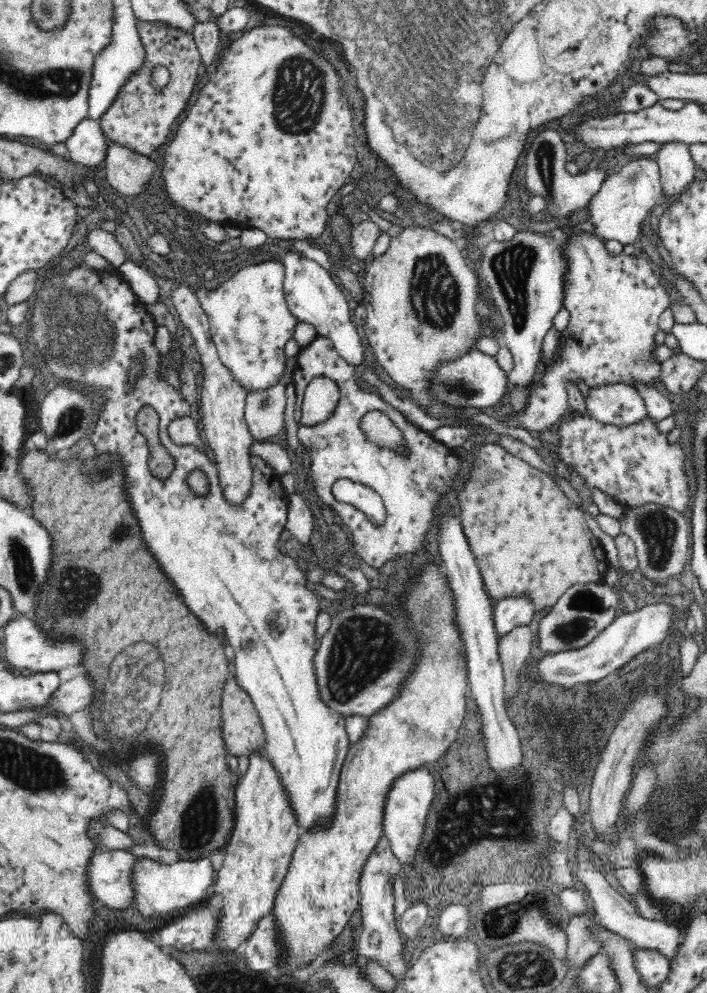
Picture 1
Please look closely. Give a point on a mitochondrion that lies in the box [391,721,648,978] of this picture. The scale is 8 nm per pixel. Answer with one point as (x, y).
(497, 808)

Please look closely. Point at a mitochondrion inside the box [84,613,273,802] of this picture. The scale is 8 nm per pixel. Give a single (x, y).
(139, 706)

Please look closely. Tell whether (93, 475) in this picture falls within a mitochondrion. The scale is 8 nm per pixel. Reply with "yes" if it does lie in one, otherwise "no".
yes

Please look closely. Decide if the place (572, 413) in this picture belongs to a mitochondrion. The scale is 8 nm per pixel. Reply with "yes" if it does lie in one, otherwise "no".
no

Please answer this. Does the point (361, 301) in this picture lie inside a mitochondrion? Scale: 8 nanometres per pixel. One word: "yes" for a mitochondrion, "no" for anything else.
no

